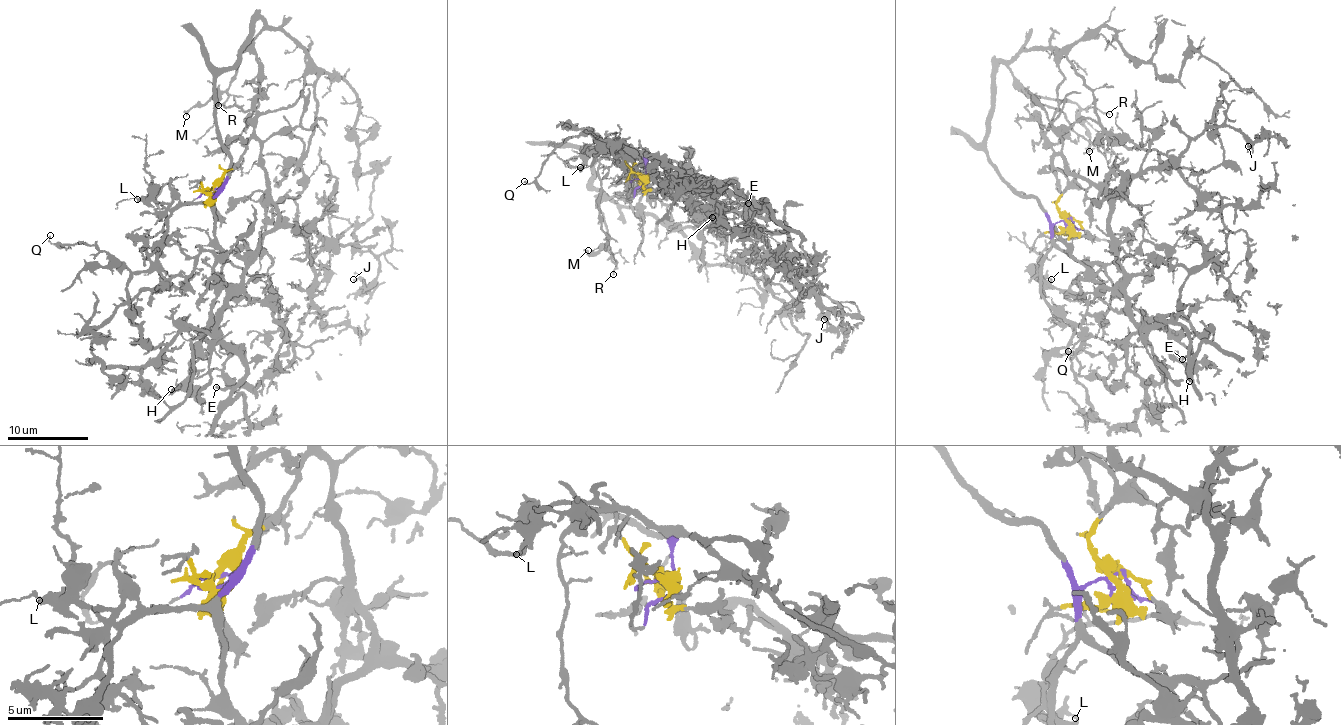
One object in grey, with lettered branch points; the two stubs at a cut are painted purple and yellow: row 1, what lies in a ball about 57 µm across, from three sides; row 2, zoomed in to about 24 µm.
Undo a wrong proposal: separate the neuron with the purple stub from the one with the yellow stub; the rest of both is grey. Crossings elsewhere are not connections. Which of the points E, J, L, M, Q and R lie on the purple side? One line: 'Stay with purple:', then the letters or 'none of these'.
Stay with purple: L, M, Q, R

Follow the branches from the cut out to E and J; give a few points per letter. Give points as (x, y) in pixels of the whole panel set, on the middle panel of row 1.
E: (646, 181), (649, 193), (648, 185), (668, 186), (703, 206), (715, 199), (715, 181), (766, 208), (748, 202)
J: (646, 181), (649, 193), (742, 205), (772, 252), (840, 306), (840, 325), (825, 318)

